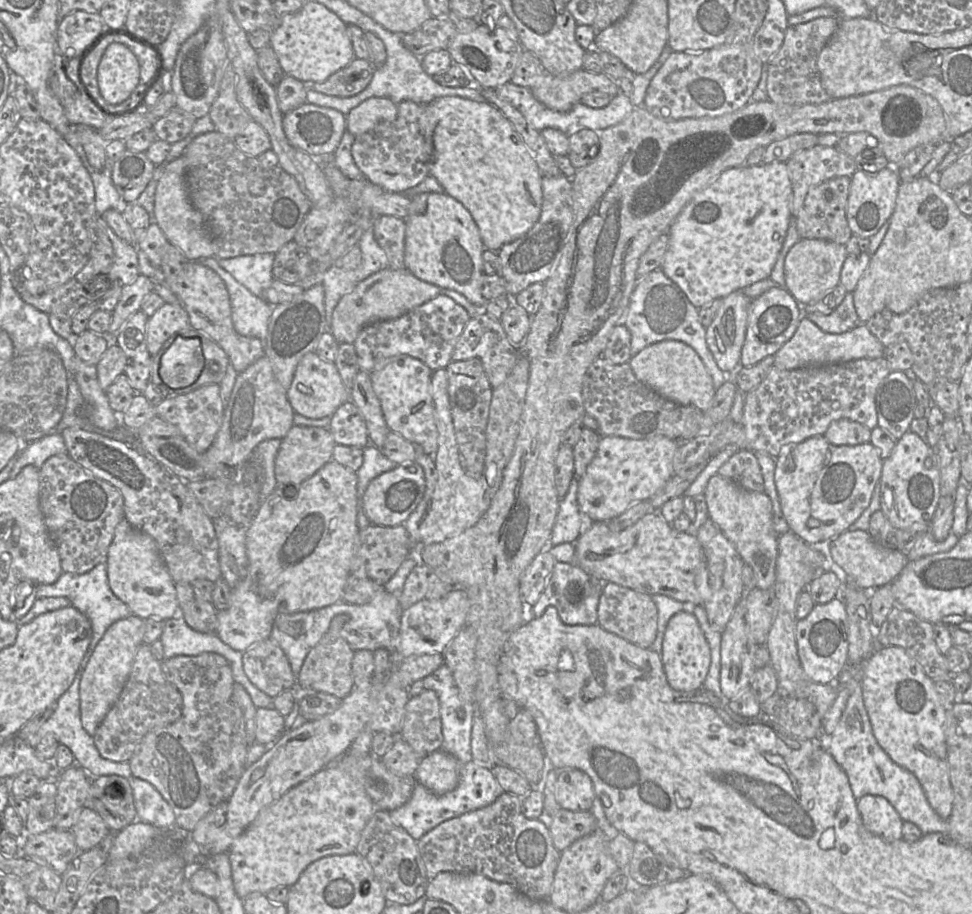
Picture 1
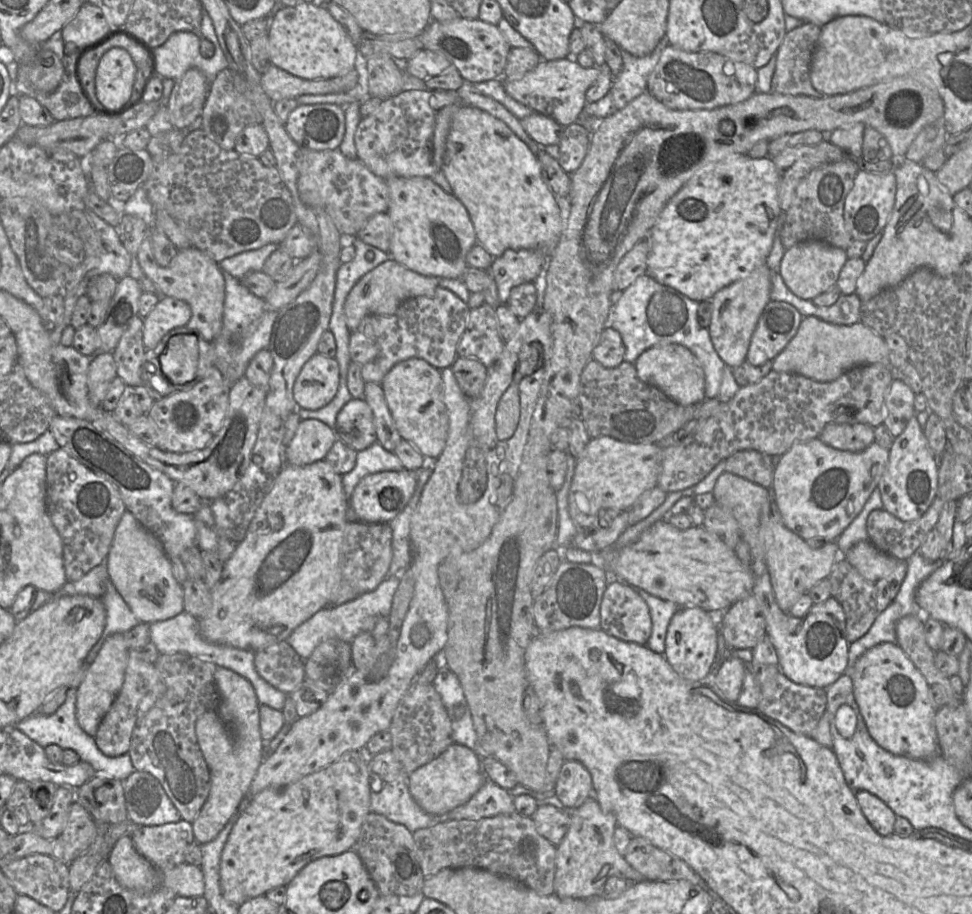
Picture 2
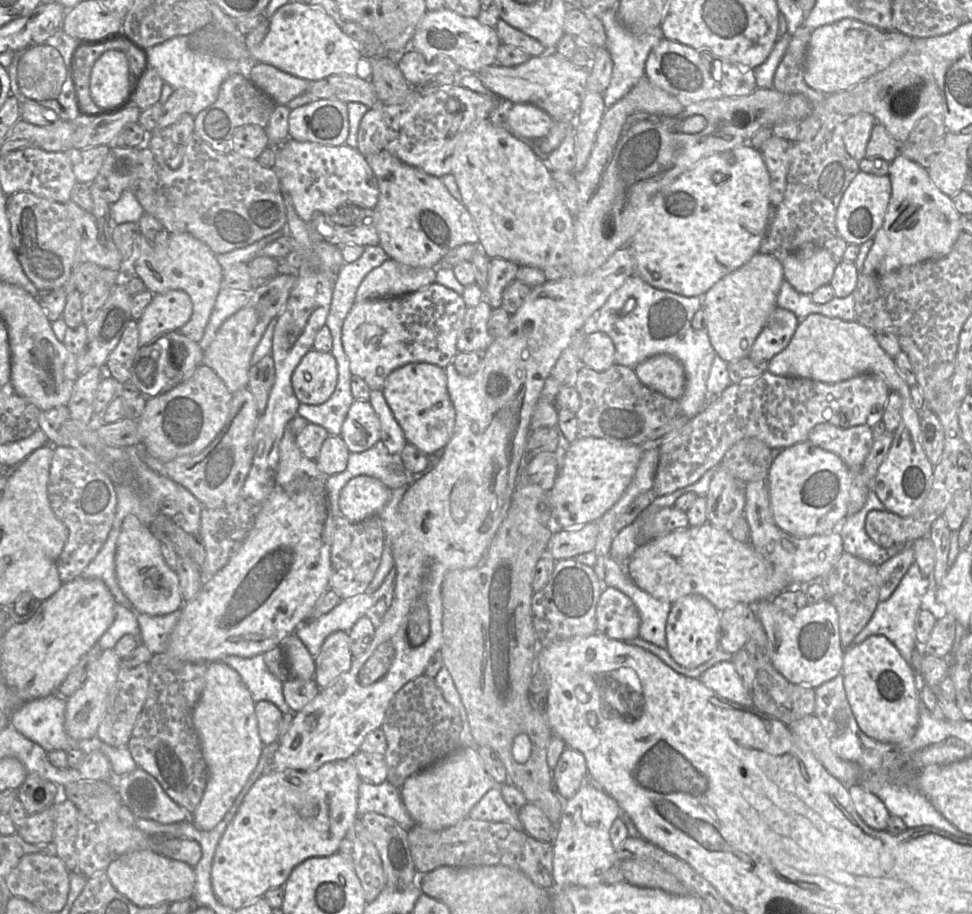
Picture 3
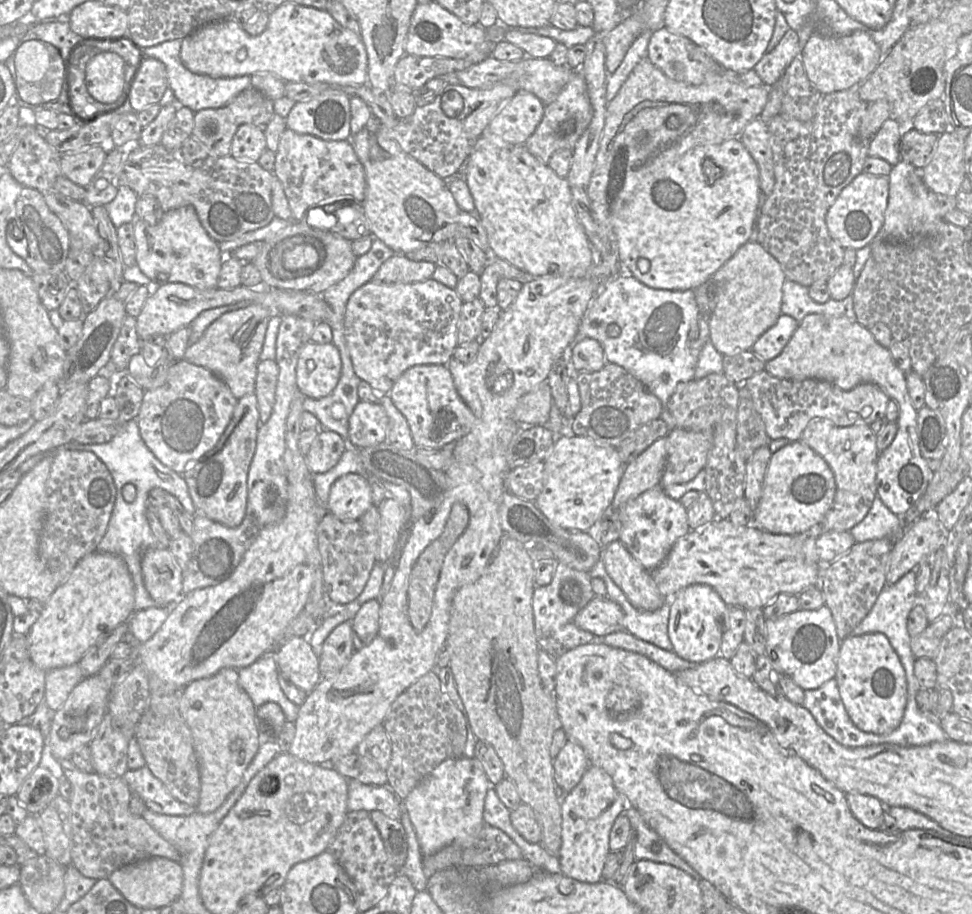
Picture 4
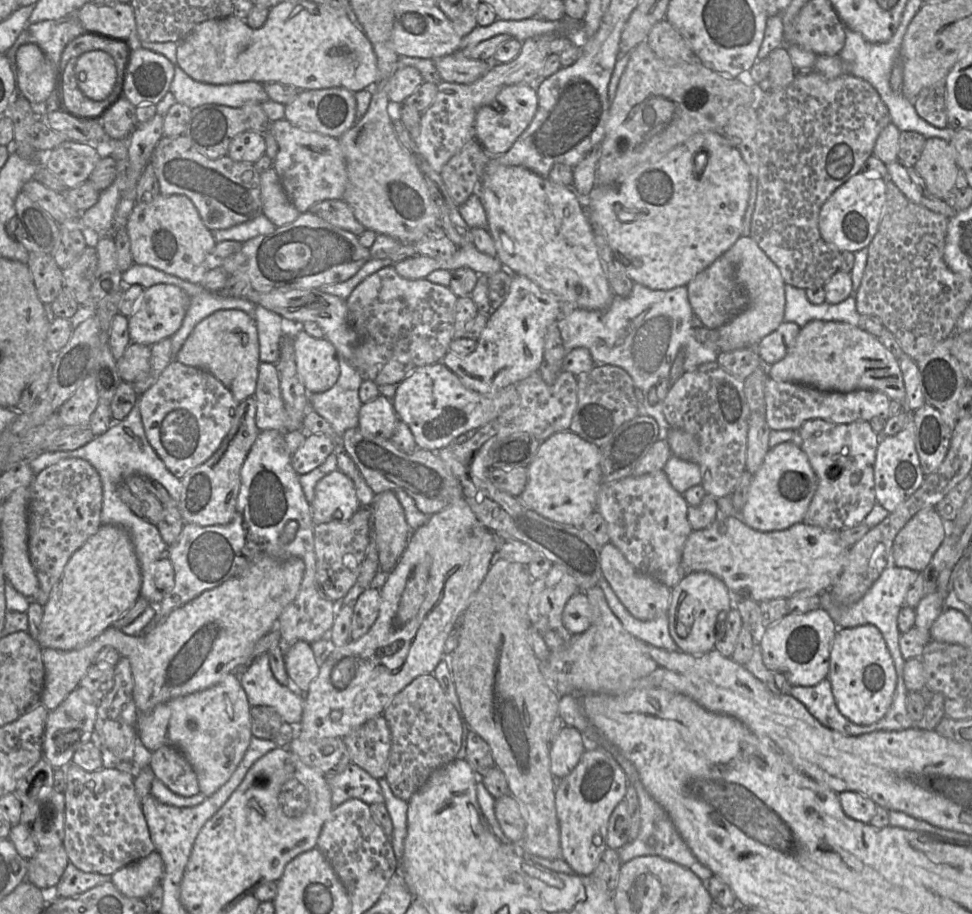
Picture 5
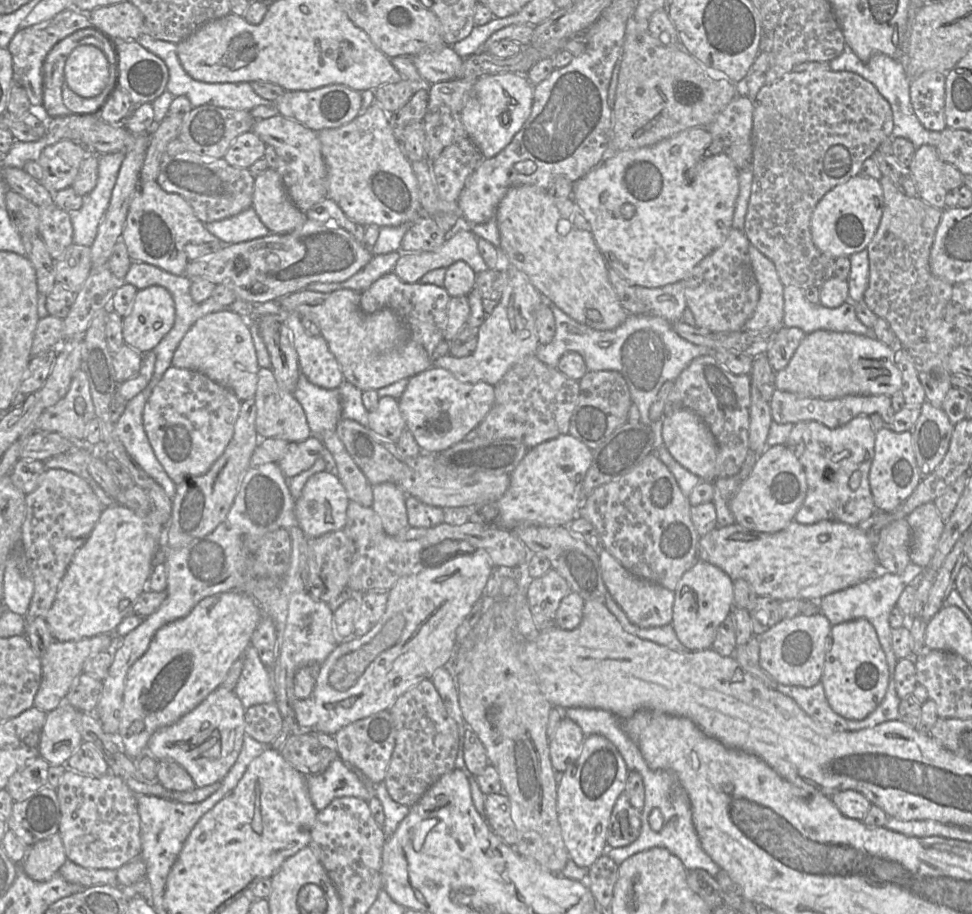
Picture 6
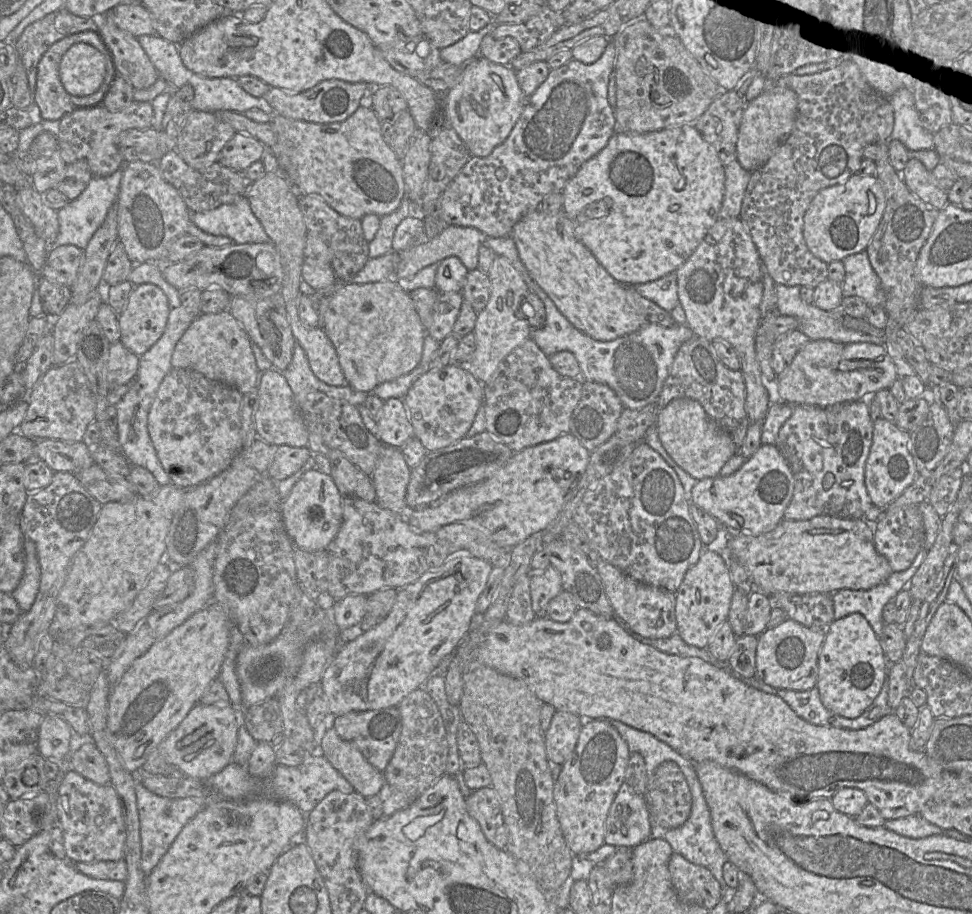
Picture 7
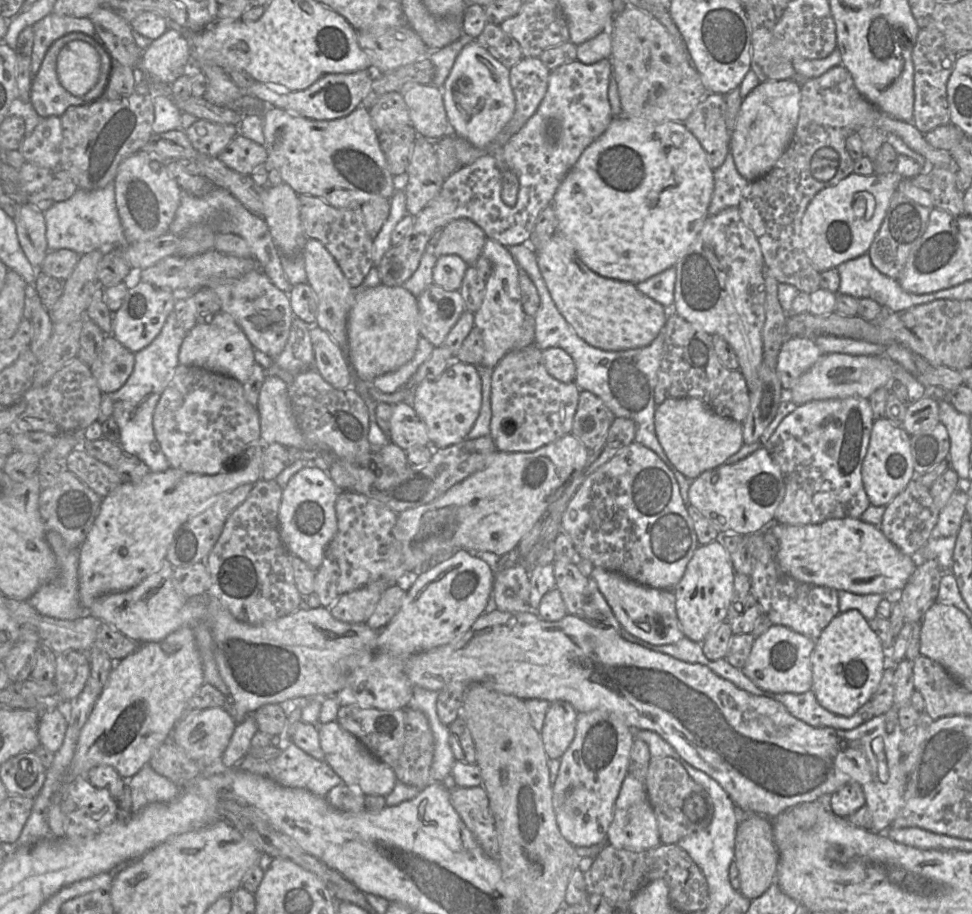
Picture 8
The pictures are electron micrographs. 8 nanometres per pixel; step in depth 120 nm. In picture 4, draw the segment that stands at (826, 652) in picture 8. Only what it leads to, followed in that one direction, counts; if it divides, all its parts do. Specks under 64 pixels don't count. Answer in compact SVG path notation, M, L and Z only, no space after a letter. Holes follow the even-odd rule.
M872 632L841 640L835 679L847 714L857 728L873 734L889 734L900 725L907 703L907 679L886 635Z

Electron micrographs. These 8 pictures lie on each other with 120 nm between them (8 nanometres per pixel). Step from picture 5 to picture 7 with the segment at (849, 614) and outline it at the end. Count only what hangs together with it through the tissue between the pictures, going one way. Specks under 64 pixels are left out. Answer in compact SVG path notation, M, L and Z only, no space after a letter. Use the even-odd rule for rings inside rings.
M924 548L917 554L911 566L905 571L892 572L882 583L869 590L841 589L831 595L834 606L834 620L852 613L862 614L879 638L885 625L882 612L884 606L906 589L909 581L923 563L928 550Z

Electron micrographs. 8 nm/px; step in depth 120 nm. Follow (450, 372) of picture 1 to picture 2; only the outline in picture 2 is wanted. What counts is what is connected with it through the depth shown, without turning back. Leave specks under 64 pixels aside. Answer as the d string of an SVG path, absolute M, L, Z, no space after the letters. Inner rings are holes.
M476 358L455 359L451 366L461 391L469 398L478 397L487 380L488 369Z

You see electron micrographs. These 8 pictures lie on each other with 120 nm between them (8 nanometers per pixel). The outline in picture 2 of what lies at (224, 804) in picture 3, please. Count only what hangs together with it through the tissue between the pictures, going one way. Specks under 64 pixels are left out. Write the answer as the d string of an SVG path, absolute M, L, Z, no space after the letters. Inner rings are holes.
M223 667L216 668L214 679L220 696L219 705L216 710L202 714L195 725L197 741L211 777L208 798L192 822L194 839L199 845L214 840L235 815L263 762L260 704L252 685L241 675Z

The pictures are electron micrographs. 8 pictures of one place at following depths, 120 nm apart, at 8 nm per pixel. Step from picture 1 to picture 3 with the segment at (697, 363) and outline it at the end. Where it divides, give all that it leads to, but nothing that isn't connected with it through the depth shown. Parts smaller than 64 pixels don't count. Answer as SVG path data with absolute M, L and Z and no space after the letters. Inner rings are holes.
M667 354L651 356L635 368L639 380L647 387L671 399L679 399L685 390L686 376L683 365Z

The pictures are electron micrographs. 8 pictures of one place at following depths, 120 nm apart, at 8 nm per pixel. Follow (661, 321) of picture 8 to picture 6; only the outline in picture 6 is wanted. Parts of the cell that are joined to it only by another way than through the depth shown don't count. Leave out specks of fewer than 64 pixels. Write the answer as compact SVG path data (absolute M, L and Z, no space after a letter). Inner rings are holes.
M520 185L508 190L499 203L495 220L500 234L502 262L523 272L531 284L550 303L559 307L577 322L595 330L616 329L626 320L624 310L608 275L608 265L589 230L575 226L575 216L583 214L572 197L554 198L547 190L534 185Z

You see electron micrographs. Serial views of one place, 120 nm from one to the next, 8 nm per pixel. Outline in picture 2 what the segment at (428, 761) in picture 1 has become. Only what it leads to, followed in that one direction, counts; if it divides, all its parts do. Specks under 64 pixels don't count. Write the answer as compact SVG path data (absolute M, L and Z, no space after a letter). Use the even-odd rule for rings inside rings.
M454 743L440 756L408 775L406 782L410 795L422 810L431 815L444 815L467 803L486 780L479 755Z

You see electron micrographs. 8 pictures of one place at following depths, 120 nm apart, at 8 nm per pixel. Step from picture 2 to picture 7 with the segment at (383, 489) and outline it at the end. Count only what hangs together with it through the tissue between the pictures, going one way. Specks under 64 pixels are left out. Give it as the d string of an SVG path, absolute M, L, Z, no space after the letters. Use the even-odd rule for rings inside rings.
M314 468L301 476L281 504L286 532L296 548L307 551L328 548L342 524L342 498L330 475Z

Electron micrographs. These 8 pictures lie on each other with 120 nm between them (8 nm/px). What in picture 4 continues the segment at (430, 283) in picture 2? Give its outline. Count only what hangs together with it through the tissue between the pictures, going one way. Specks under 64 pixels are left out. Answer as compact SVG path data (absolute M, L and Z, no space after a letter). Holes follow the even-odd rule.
M395 254L380 266L372 280L382 283L422 282L432 277L436 266L432 262L413 261L405 255Z

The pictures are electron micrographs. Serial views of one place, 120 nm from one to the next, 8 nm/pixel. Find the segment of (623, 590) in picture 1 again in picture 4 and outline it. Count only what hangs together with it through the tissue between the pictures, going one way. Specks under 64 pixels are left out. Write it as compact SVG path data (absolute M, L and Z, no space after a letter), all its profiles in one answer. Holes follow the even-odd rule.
M594 596L574 618L575 625L595 636L605 636L624 630L624 613L608 597Z

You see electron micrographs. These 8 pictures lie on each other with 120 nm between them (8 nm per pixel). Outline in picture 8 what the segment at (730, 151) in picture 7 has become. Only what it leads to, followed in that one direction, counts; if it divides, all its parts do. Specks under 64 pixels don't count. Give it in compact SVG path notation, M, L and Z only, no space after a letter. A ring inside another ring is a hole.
M708 93L684 121L707 153L710 167L715 171L730 152L731 132L726 126L724 95Z

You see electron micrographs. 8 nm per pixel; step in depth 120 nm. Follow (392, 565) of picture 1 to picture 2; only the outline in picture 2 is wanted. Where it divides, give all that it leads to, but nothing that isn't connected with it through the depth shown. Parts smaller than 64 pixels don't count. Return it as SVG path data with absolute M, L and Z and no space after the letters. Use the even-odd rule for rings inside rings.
M347 522L340 550L343 581L359 594L371 592L387 577L392 560L392 529L389 523Z

